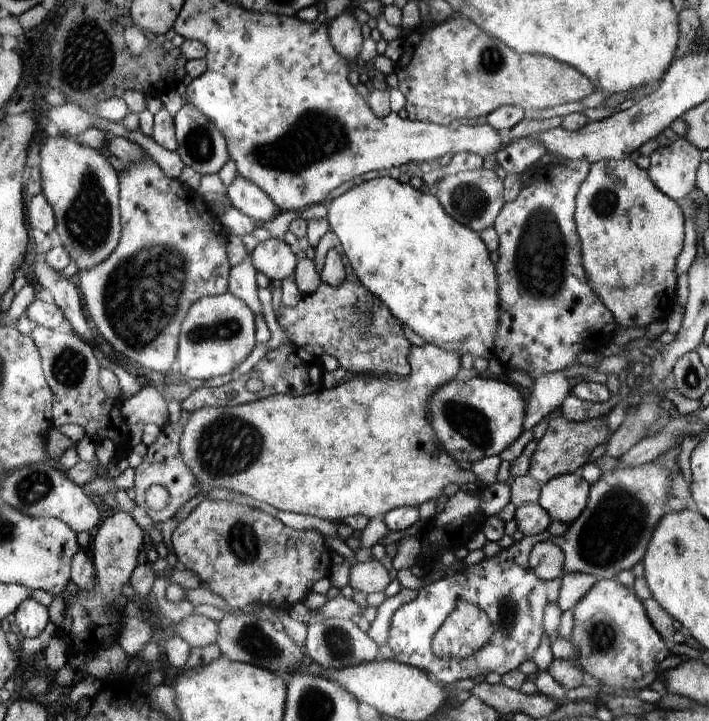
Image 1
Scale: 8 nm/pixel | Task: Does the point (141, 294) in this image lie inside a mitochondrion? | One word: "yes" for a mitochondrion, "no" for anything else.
yes

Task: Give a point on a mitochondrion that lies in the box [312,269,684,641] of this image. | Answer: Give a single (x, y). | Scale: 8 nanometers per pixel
(615, 530)

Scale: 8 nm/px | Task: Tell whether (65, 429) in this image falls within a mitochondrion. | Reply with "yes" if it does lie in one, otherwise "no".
no

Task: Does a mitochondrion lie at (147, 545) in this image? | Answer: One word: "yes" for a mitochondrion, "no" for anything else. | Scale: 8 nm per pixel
no

